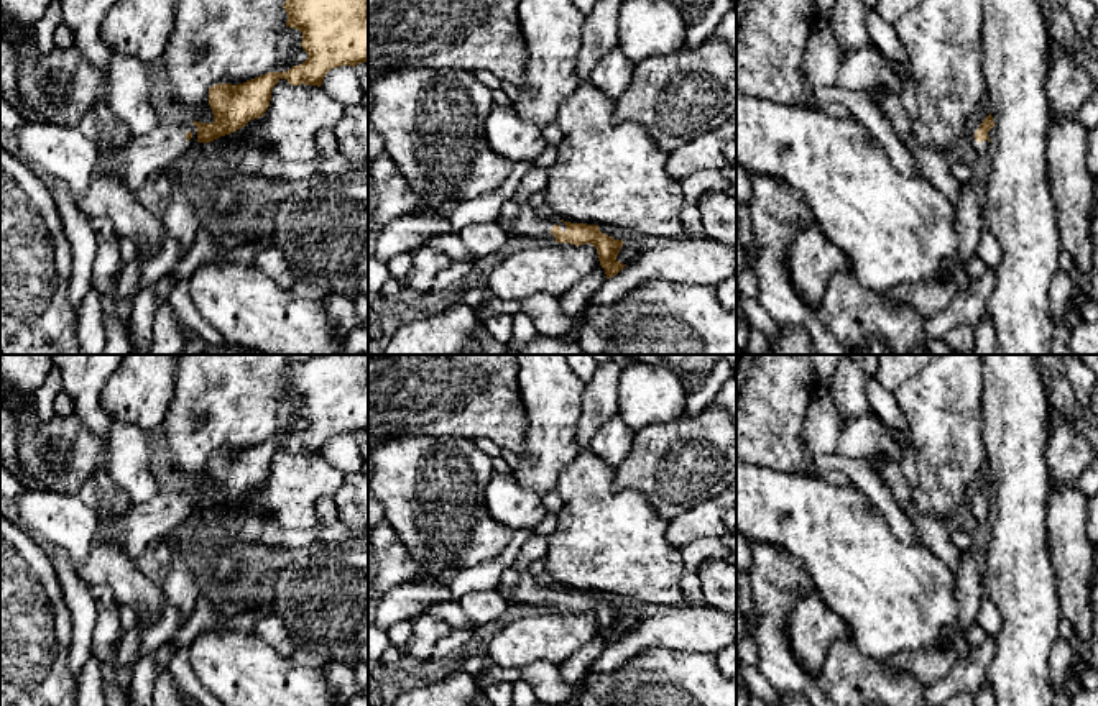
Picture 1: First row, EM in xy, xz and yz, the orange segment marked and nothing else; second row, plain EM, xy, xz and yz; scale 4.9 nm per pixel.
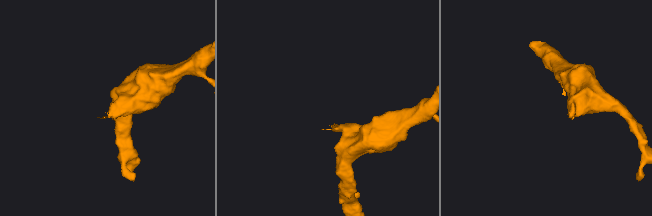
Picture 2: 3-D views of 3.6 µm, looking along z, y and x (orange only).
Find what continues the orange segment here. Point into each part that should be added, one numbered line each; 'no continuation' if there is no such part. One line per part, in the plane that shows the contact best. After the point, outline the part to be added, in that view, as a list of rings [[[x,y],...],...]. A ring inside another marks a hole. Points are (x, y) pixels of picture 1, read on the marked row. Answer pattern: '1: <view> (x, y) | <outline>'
1: xz (528, 224) | [[[514,192],[513,200],[519,207],[518,218],[513,225],[511,236],[536,236],[536,238],[554,238],[551,228],[559,225],[565,232],[565,223],[561,220],[546,220],[536,215],[529,205],[529,195]]]

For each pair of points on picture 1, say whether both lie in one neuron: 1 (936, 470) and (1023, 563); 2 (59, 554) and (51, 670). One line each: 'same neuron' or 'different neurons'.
1: different neurons
2: different neurons

